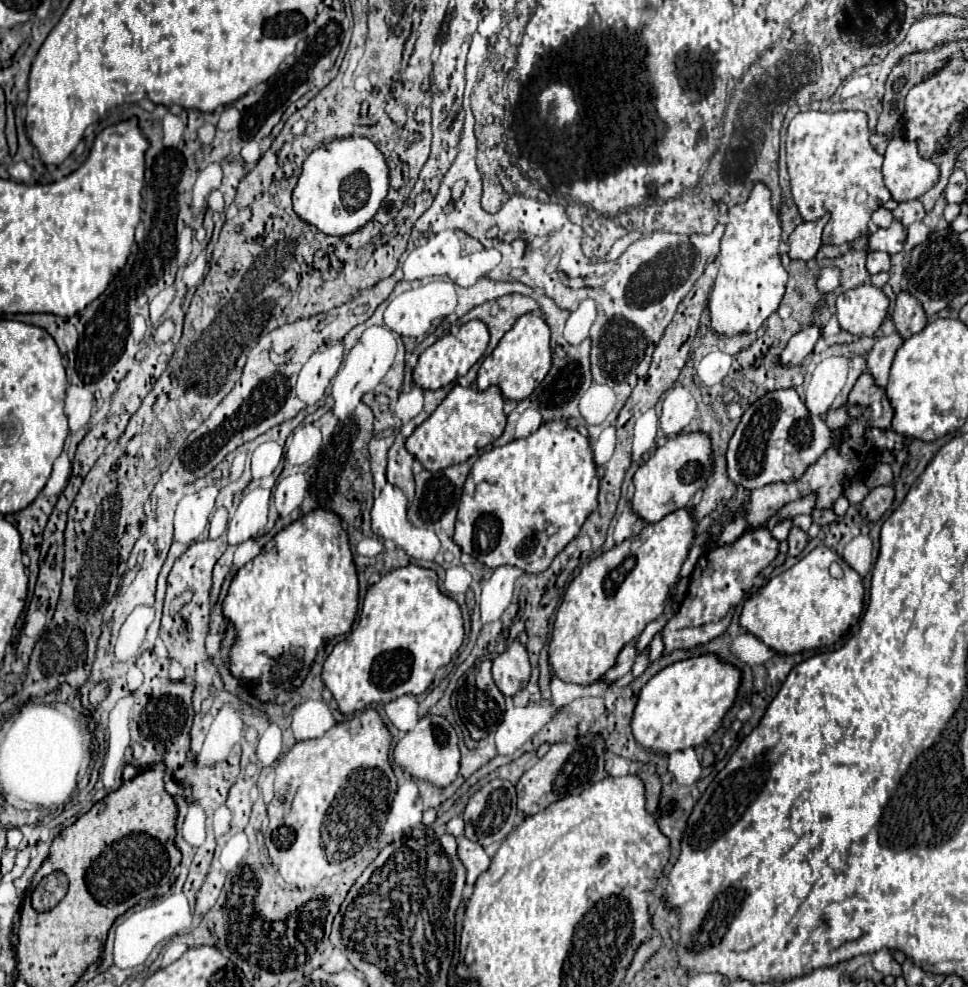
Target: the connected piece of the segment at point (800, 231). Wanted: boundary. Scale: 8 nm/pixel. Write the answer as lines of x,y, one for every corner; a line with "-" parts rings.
823,215
817,221
801,223
791,235
789,235
789,257
791,259
813,259
821,247
821,231
825,223
829,221
829,215

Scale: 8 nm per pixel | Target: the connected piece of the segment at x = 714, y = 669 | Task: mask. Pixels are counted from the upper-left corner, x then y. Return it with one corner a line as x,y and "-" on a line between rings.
715,653
675,661
651,677
641,689
631,723
635,741
659,753
701,745
721,727
723,717
735,703
739,687
741,671
721,661

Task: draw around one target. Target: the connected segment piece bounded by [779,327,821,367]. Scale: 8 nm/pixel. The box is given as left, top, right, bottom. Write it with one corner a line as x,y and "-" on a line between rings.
807,327
807,329
801,329
799,333
795,333
787,347
781,351
779,355
779,365
781,367
793,367
793,365
799,365
815,347
817,339
821,337
821,331
815,329
815,327

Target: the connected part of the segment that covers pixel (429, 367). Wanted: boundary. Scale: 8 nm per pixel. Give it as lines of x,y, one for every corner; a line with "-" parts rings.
469,321
469,323
461,325
457,335
455,335
455,331
447,333
445,337
437,339
431,347
427,347
419,355
419,361
413,369
413,383
421,389
431,389
431,391
453,383
455,379
463,377
483,357
487,343
489,343
489,333
487,333
487,325
483,325
483,321

